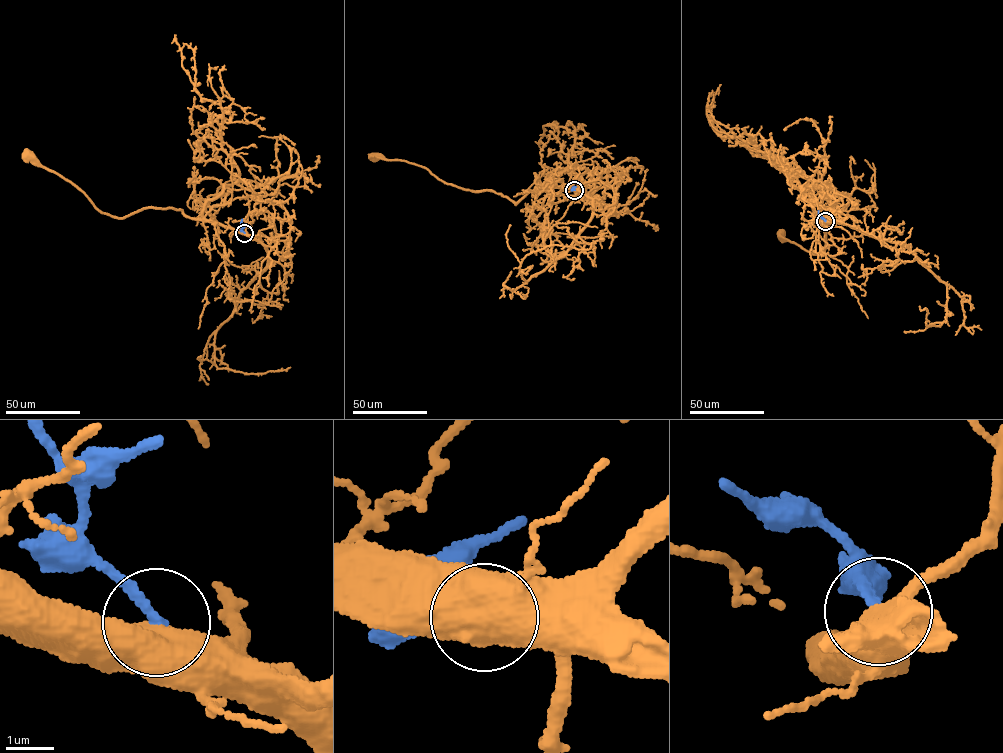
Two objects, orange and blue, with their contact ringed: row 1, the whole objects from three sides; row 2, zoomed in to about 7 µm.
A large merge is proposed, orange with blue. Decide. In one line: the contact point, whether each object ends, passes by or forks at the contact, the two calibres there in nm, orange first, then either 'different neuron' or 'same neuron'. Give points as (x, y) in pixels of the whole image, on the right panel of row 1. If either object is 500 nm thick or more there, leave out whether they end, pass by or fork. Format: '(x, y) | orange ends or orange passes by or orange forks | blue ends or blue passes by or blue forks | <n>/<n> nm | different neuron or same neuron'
(825, 221) | 800/200 nm | different neuron

